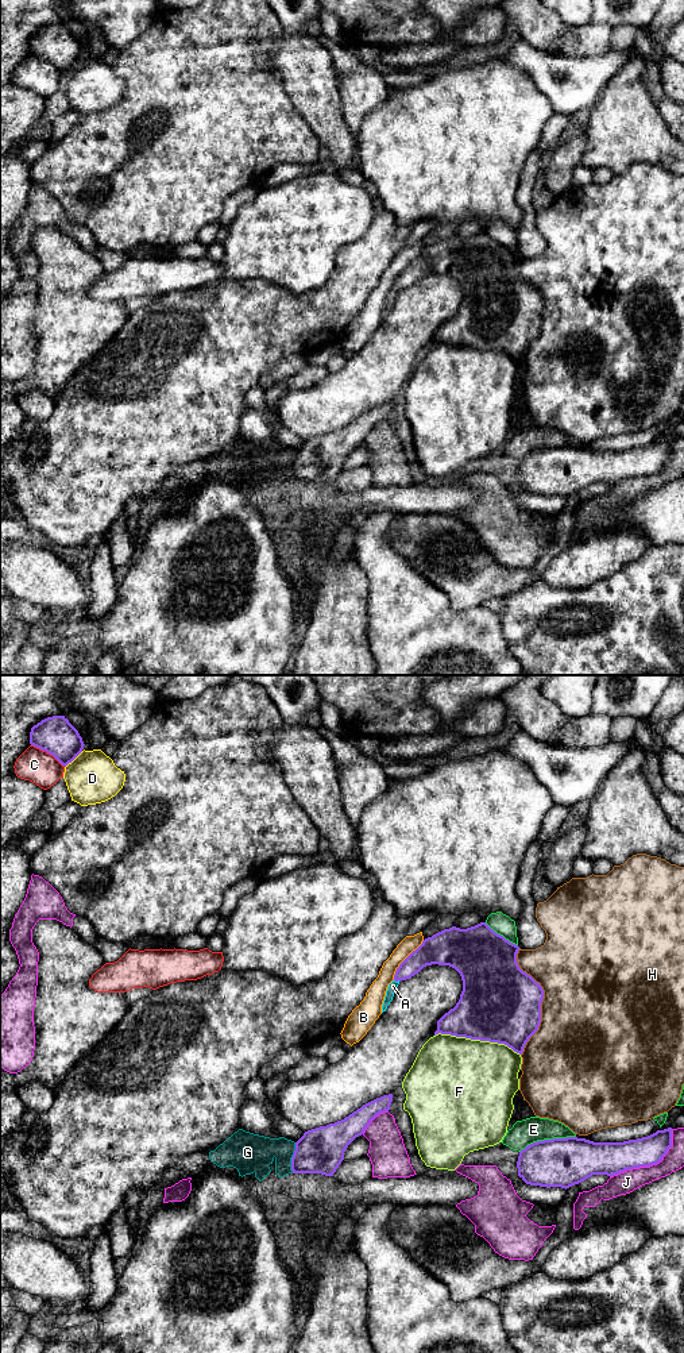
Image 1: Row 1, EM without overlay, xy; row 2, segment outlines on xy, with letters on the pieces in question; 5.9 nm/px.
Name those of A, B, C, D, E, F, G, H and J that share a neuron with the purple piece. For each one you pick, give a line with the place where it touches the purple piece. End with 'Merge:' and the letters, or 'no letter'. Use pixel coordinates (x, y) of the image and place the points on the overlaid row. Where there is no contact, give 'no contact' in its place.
A: xy (397, 980)
Merge: A

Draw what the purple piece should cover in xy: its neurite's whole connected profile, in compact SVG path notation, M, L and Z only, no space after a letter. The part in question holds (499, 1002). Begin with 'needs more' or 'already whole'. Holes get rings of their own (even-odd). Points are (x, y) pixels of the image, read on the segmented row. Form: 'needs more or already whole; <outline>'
needs more; M486 922L467 929L456 926L444 929L425 938L399 964L394 980L387 987L382 1013L393 1001L401 980L410 979L426 965L449 965L460 974L463 991L456 1006L437 1021L434 1036L441 1033L505 1044L522 1055L526 1042L538 1030L544 990L540 983L519 968L517 963L518 951L518 945L494 932Z

